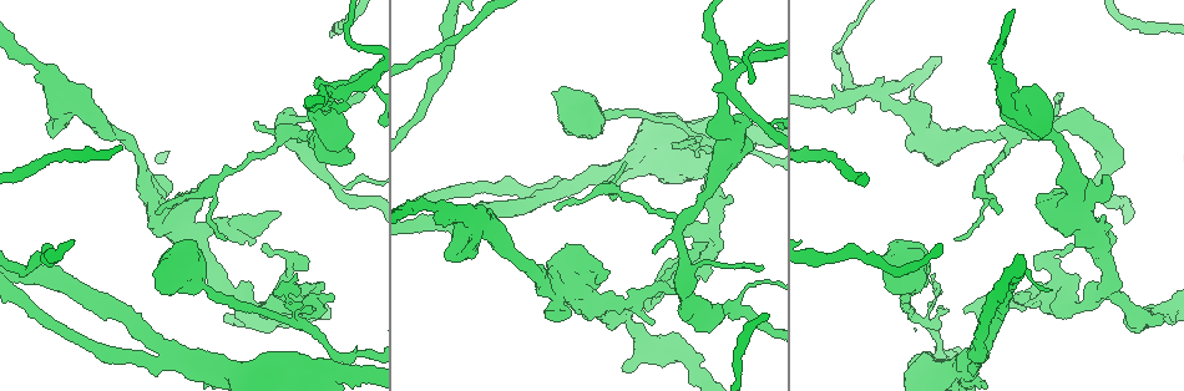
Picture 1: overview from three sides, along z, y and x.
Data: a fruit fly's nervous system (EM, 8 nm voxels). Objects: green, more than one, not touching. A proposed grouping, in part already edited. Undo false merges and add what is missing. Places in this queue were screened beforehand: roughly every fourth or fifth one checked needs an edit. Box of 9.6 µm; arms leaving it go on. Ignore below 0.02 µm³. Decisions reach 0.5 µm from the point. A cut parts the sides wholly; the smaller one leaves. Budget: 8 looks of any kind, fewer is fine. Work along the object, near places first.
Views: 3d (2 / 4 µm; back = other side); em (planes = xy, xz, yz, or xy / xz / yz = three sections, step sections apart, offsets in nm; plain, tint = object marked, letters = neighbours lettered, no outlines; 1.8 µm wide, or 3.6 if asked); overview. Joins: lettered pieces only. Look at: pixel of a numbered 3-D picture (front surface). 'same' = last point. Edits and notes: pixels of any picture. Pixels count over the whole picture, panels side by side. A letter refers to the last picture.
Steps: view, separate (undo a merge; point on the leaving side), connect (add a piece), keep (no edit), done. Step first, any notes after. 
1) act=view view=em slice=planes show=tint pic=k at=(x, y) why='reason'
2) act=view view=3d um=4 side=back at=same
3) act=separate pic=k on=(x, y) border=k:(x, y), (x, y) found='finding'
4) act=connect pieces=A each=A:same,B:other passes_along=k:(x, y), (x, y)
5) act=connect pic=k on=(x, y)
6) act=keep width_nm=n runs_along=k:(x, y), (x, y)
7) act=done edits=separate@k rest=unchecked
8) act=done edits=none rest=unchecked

act=view view=3d um=2 pic=1 at=(343, 359) why='thin neck'

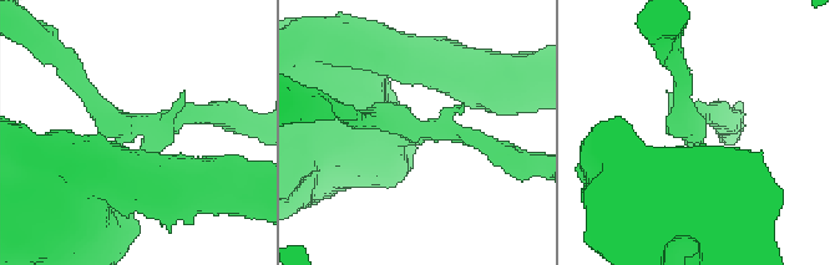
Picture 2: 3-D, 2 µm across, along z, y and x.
act=view view=em slice=planes show=letters pic=2 at=(138, 133) why='need the tissue'

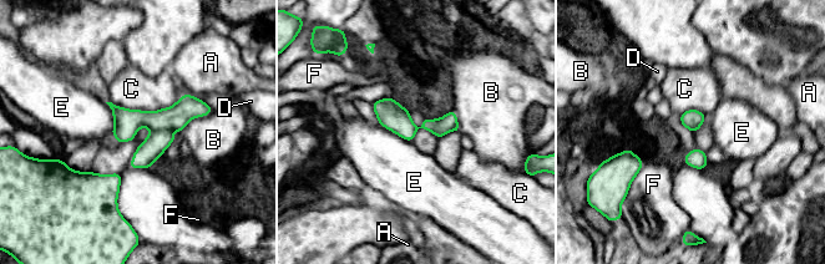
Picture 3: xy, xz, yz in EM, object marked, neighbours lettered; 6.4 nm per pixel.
act=separate pic=3 on=(127, 122) each=A:other,B:other,C:other,D:other,E:other,F:other arms=3 part_leaving=3:(207, 108), (132, 120), (116, 133) found='a second neuron is stuck on'

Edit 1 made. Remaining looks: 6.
act=view view=overview

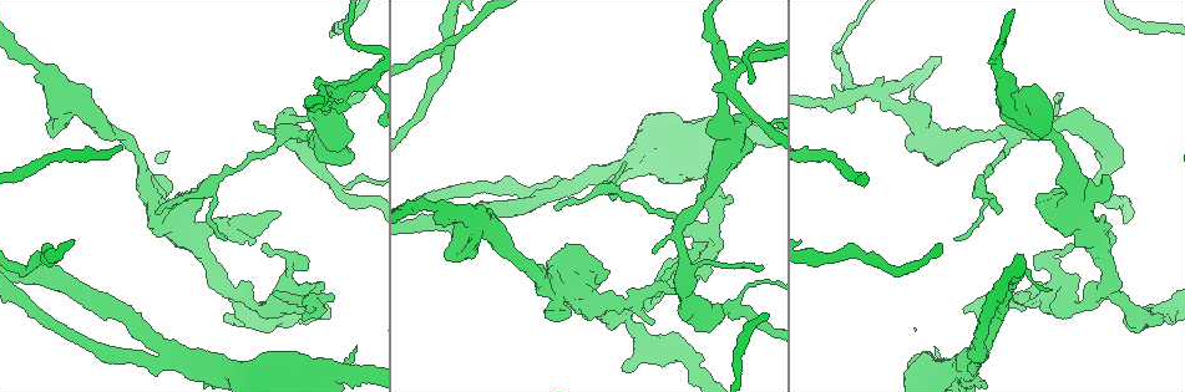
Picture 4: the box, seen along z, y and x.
act=view view=3d um=4 pic=4 at=(879, 97) why='abrupt turn'

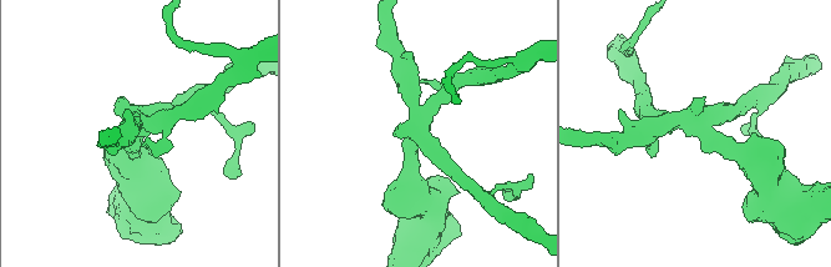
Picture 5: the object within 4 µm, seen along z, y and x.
act=view view=em slice=xz step=16 show=tint pic=5 at=(418, 130) why='now the EM'

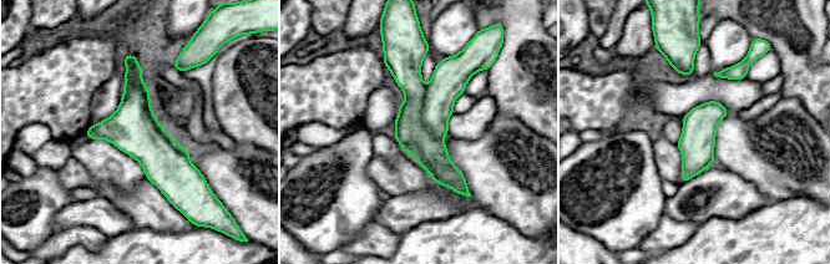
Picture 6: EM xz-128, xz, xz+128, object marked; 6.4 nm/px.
act=view view=em slice=planes show=letters at=same

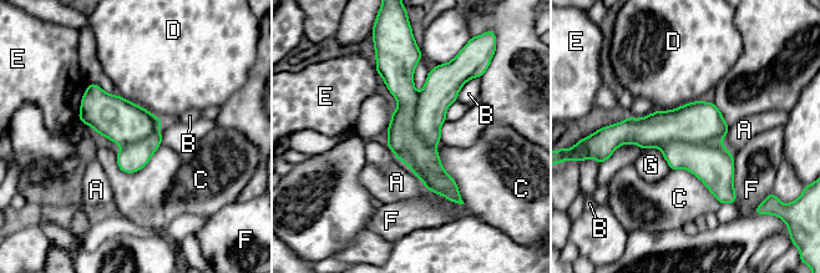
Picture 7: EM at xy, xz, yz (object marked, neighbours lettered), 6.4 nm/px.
act=separate pic=7 on=(699, 122) width_nm=300 each=A:other,B:other,C:other,D:other,E:other,F:other,G:other part_leaving=7:(405, 64), (405, 143), (455, 198) found='two neurons meet here'

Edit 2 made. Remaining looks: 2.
act=done edits=separate@3,separate@7 rest=unchecked

